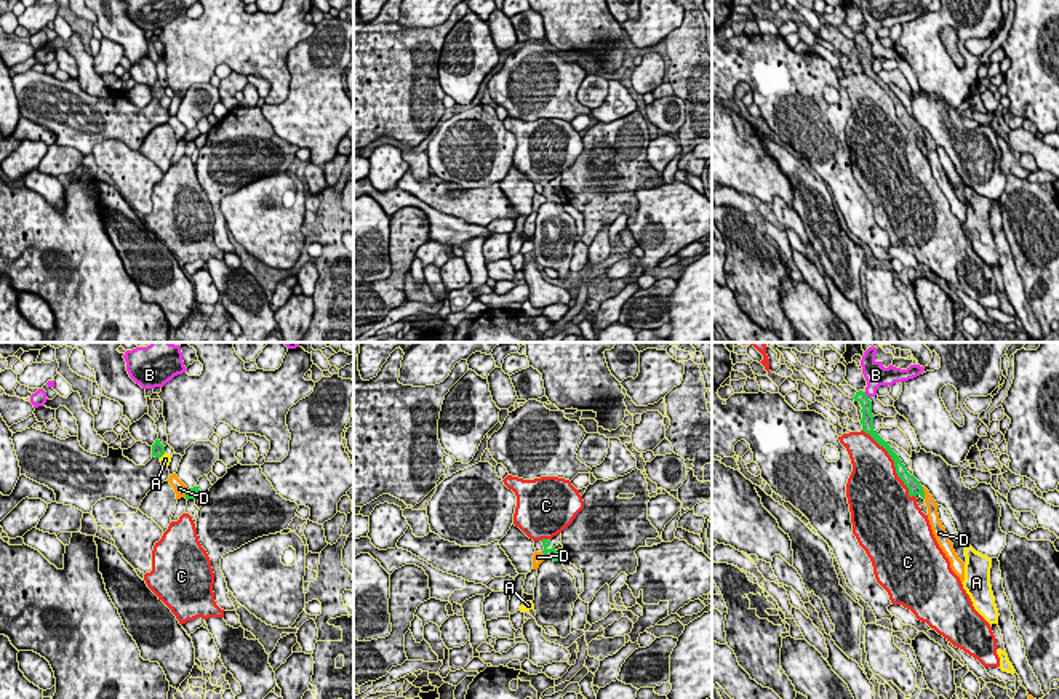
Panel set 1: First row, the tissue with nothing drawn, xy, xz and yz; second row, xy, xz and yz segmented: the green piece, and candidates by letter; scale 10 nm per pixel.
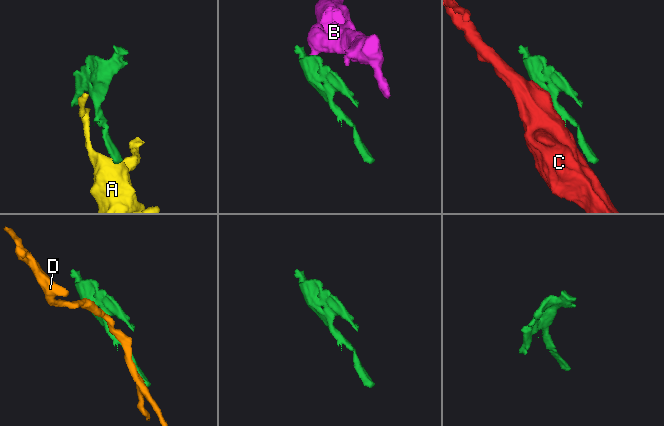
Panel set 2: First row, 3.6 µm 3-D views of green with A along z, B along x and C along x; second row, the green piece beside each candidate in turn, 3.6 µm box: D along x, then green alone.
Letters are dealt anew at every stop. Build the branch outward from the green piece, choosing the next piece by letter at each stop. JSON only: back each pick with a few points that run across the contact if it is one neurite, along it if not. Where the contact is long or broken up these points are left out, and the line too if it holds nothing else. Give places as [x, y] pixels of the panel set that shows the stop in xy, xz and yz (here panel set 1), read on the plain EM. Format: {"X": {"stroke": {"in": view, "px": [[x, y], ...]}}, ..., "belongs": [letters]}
{"belongs": ["C"]}

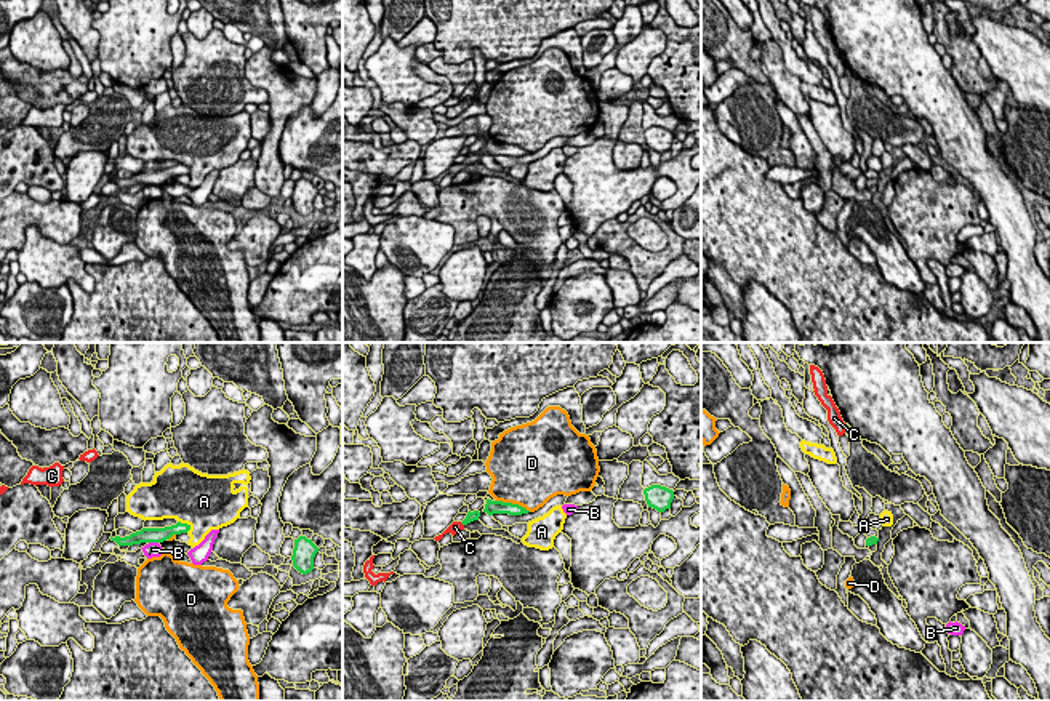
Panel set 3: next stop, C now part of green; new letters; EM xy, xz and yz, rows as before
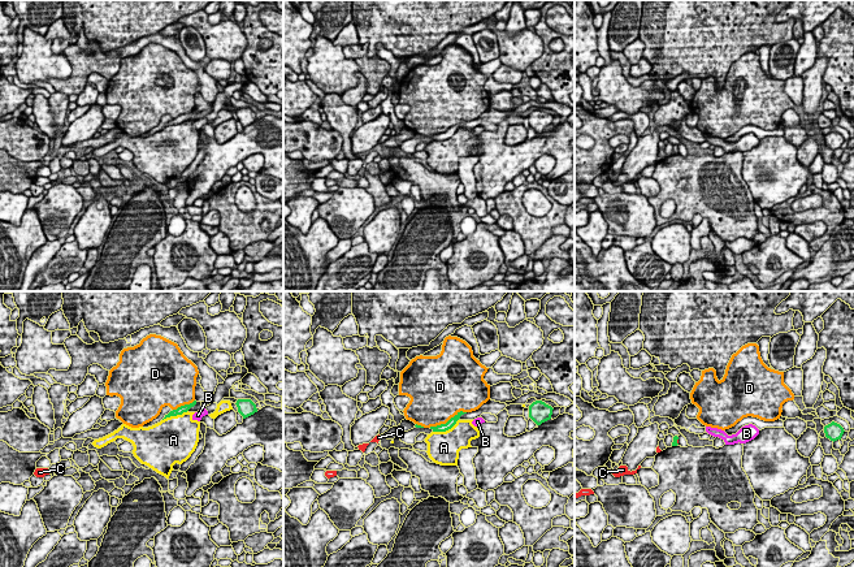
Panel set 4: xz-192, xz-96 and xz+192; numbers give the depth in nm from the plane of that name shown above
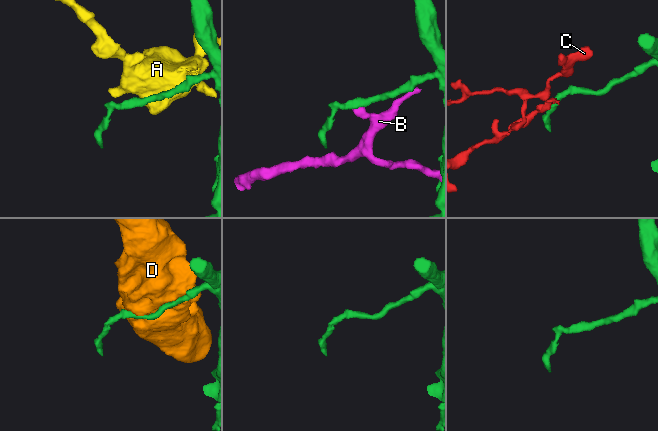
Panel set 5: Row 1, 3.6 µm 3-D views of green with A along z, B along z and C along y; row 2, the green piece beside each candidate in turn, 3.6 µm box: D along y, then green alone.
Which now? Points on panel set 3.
{"belongs": ["C"]}

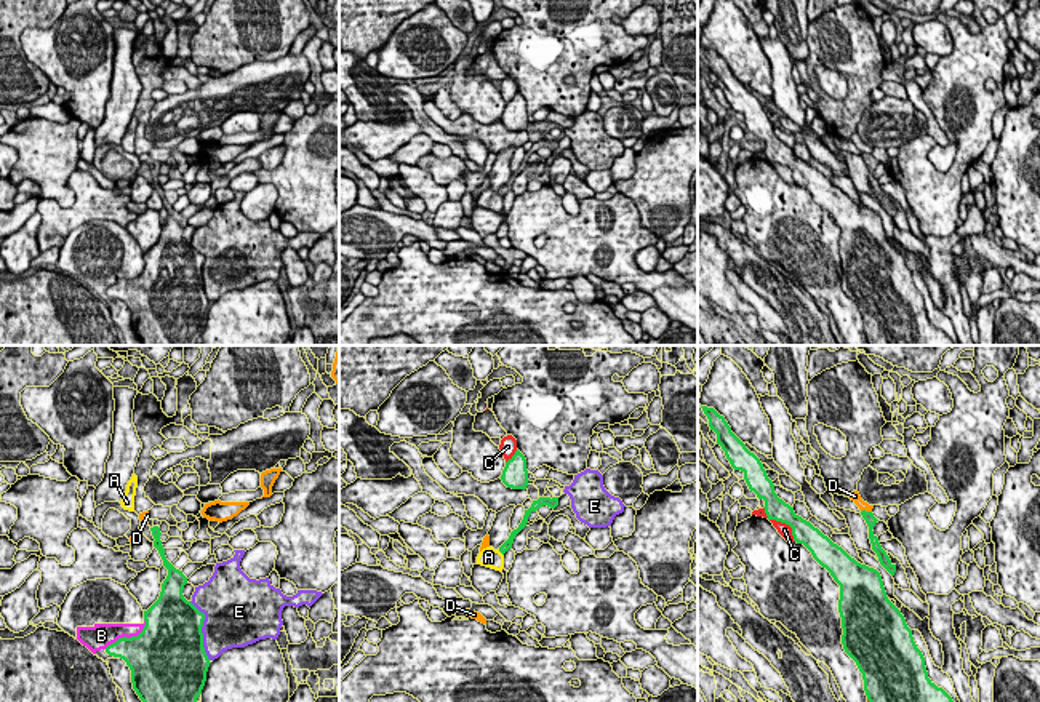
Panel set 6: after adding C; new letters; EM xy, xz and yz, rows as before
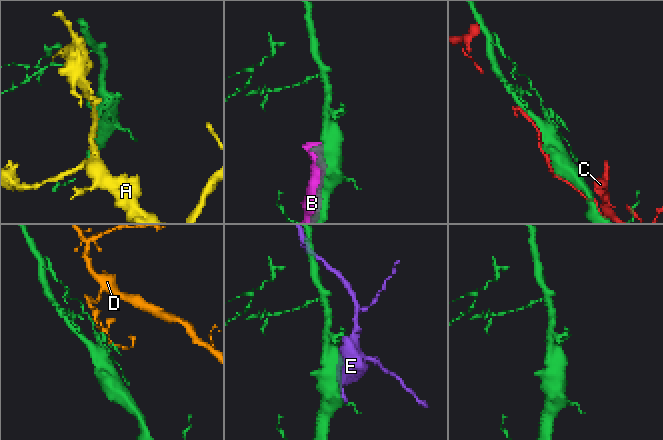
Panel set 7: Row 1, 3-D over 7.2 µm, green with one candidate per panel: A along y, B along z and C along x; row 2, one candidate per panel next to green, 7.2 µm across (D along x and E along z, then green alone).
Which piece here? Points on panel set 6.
{"belongs": []}

